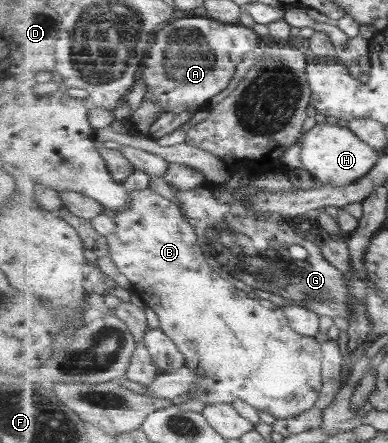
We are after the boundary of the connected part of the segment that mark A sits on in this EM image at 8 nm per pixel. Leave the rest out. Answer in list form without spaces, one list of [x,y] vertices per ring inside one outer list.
[[[177,17],[169,22],[154,35],[154,45],[150,57],[146,60],[142,79],[148,85],[147,94],[159,105],[162,114],[180,111],[196,113],[209,107],[211,99],[220,95],[230,87],[238,65],[246,59],[248,53],[258,49],[261,36],[242,24],[223,23],[208,17]]]

